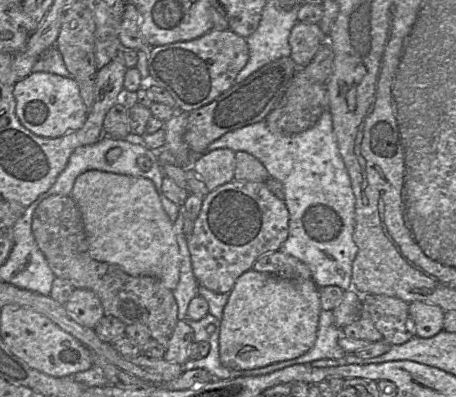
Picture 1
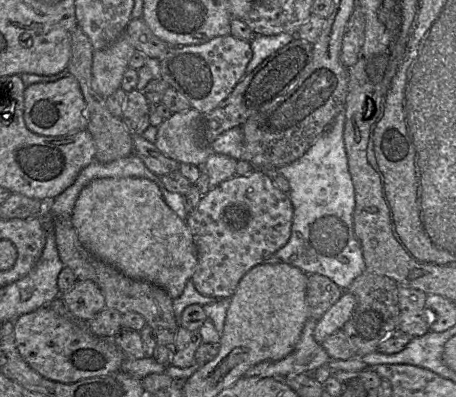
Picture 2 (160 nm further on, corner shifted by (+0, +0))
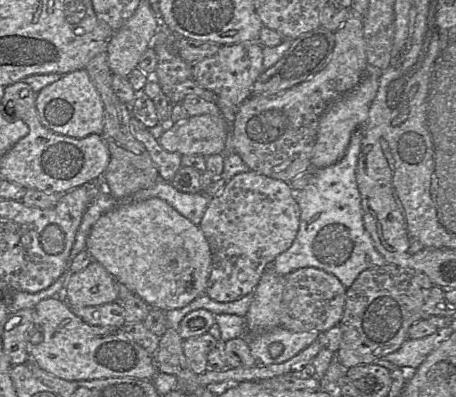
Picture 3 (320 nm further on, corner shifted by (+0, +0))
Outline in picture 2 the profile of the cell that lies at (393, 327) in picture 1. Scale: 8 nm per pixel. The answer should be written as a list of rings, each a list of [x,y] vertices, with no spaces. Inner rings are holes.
[[[399,286],[398,293],[400,316],[397,330],[413,338],[428,333],[436,315],[426,307],[427,294],[404,286]]]

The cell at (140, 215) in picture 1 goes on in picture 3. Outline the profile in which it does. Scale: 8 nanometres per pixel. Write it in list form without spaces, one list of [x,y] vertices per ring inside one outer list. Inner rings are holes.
[[[160,198],[119,204],[115,209],[102,214],[89,231],[85,249],[92,260],[100,263],[117,282],[123,283],[150,308],[159,308],[165,312],[183,308],[206,293],[211,269],[211,252],[207,239],[199,226]]]

